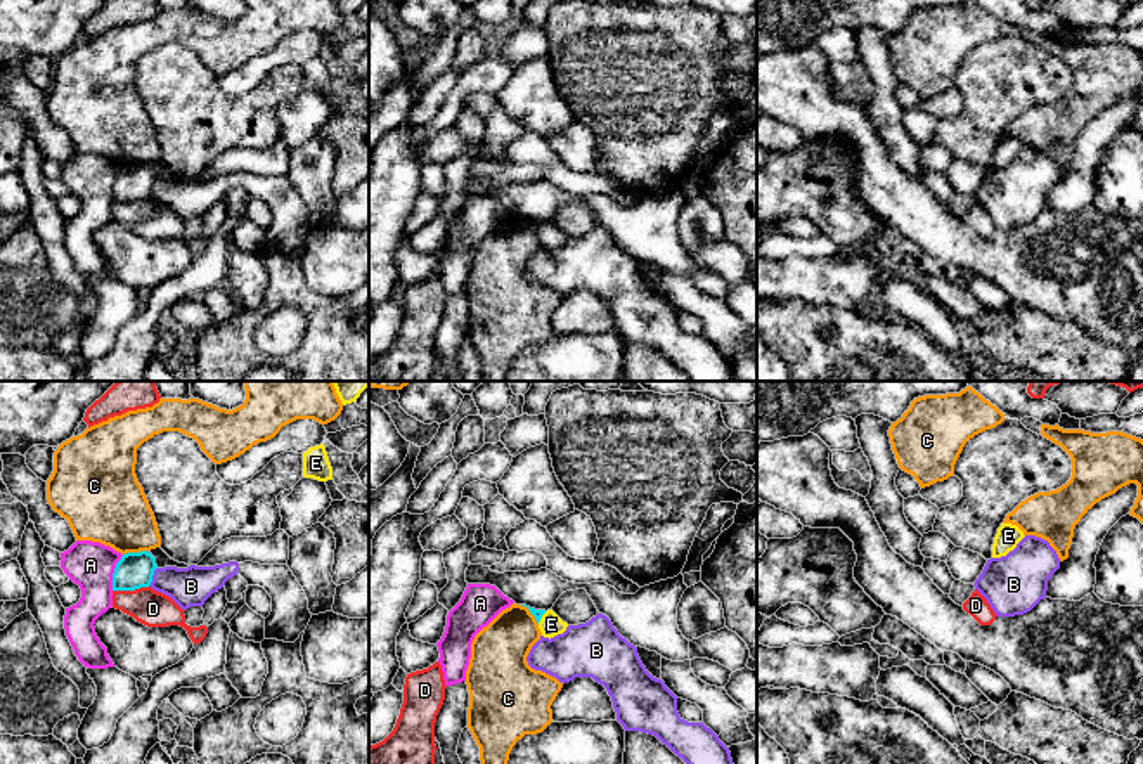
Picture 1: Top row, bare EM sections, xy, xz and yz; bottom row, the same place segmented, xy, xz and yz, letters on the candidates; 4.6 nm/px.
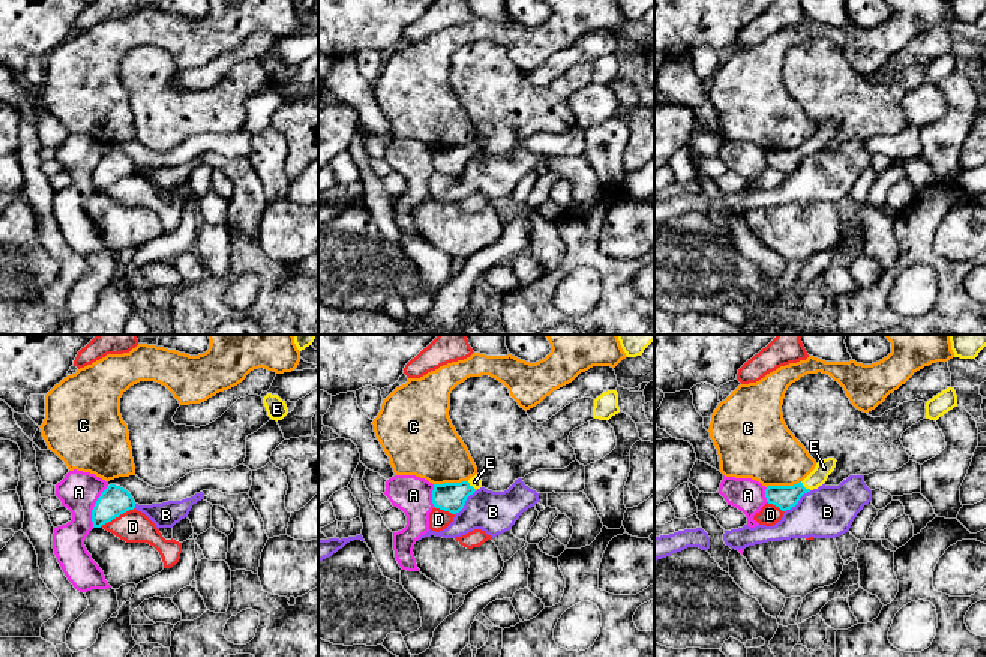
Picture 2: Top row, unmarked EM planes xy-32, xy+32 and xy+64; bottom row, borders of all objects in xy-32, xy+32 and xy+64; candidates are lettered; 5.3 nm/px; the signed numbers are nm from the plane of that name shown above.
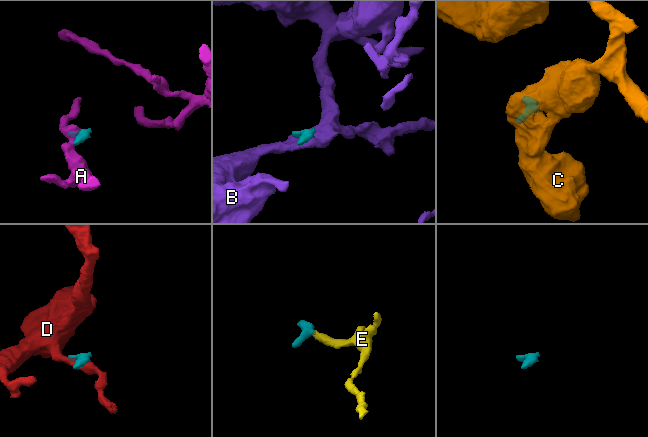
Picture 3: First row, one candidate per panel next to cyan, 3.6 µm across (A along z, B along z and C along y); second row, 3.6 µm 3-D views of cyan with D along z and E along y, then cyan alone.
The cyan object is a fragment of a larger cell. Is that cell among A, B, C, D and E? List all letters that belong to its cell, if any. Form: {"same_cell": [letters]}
{"same_cell": ["E"]}

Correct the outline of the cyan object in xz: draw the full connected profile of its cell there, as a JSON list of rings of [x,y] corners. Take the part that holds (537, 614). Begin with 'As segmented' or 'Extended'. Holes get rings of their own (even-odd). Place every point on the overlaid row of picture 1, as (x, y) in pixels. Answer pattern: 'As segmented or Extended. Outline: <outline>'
Extended. Outline: [[[526,606],[526,608],[535,617],[544,638],[551,639],[551,638],[563,634],[566,631],[568,624],[563,622],[552,610],[546,612],[546,610],[535,610],[530,606]]]

